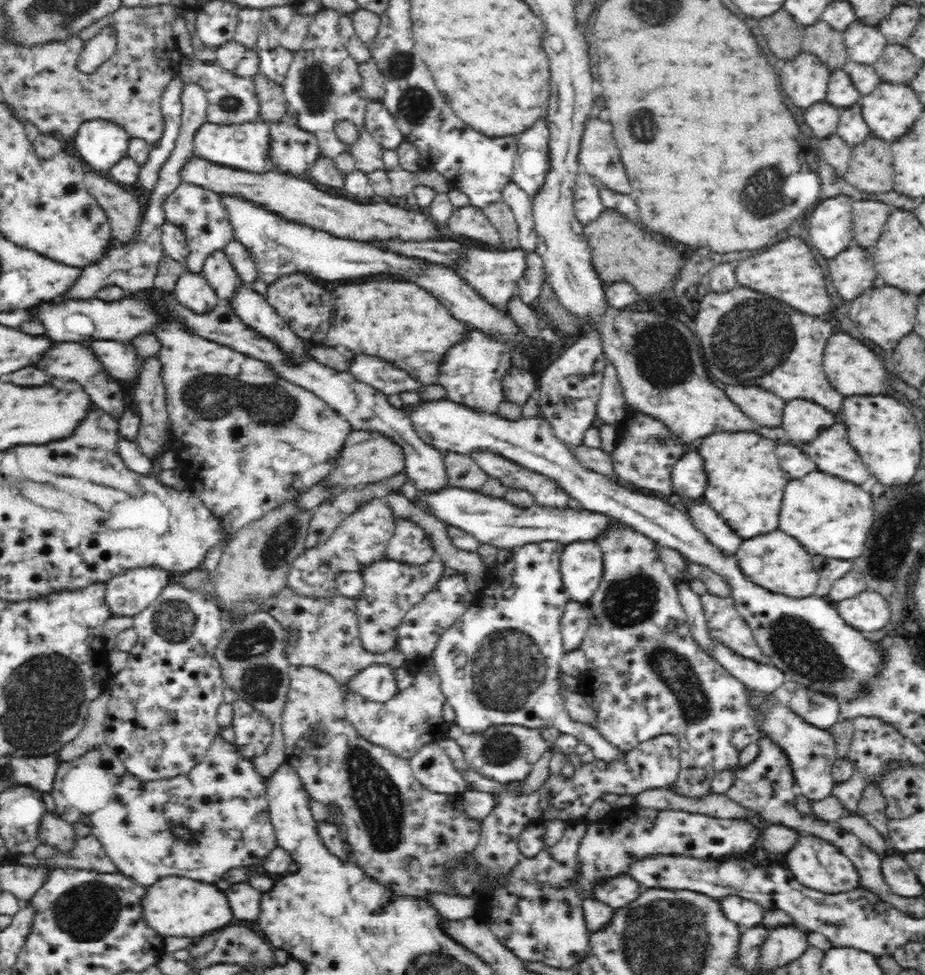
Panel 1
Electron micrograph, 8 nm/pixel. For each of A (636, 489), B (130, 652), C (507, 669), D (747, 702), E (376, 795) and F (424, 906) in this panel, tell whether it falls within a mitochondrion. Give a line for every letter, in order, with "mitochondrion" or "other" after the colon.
A: other
B: other
C: mitochondrion
D: other
E: mitochondrion
F: other

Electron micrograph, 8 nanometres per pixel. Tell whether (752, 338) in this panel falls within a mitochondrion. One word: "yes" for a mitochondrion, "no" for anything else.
yes

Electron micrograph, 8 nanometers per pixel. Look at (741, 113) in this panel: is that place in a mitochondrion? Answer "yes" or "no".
no

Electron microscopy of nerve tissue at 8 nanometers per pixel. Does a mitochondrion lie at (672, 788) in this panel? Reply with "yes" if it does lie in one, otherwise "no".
no

